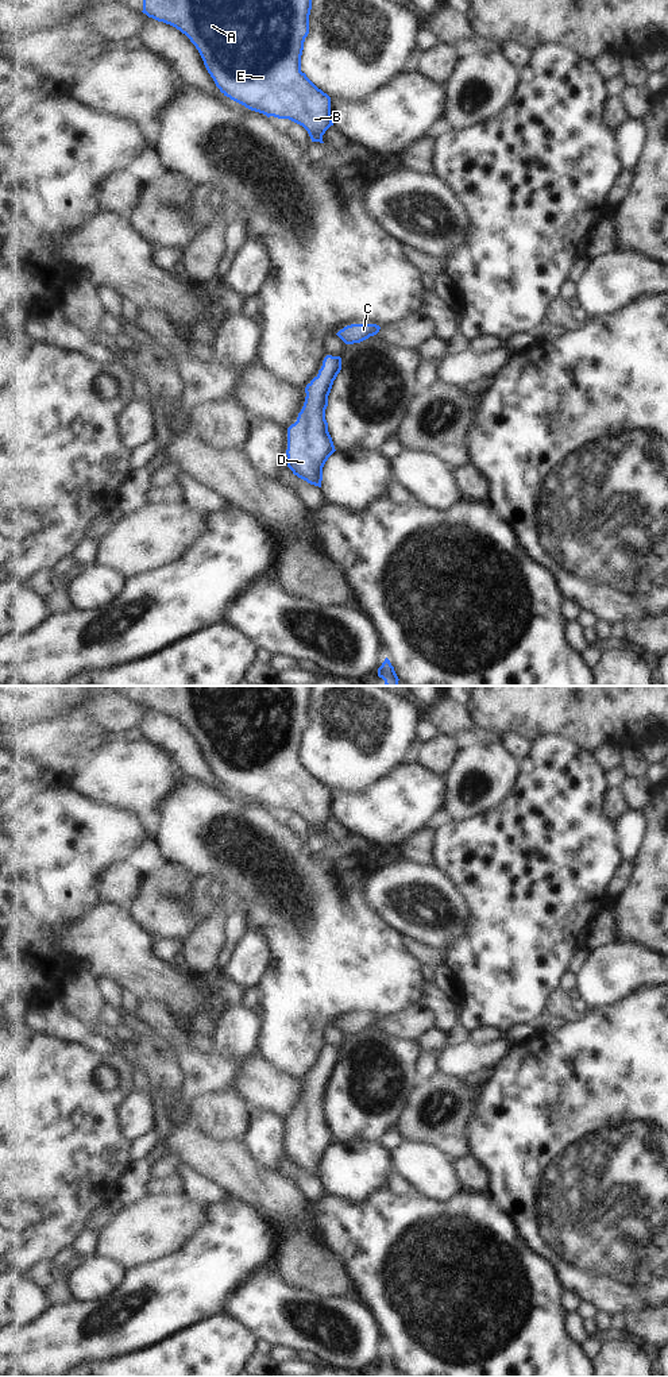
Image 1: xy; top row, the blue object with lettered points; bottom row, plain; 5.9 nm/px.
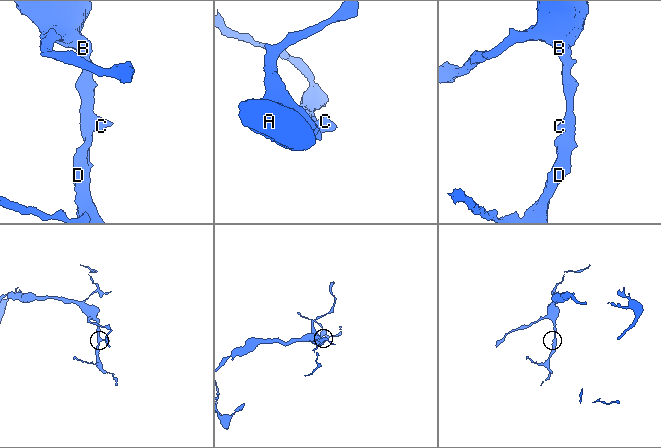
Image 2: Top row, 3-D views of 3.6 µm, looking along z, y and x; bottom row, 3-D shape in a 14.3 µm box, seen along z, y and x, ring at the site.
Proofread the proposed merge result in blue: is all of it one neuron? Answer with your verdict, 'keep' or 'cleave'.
keep

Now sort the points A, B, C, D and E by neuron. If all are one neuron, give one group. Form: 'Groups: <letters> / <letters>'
Groups: A B C D E.

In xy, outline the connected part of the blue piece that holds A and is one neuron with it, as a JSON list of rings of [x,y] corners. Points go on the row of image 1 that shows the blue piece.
[[[143,0],[143,14],[158,22],[163,22],[179,30],[185,34],[190,42],[198,50],[204,65],[213,78],[216,86],[220,92],[229,97],[231,100],[244,105],[246,108],[263,113],[267,117],[274,116],[278,119],[289,119],[300,126],[302,126],[312,142],[323,142],[323,135],[325,131],[333,126],[331,116],[331,97],[318,89],[305,73],[301,72],[301,55],[304,50],[305,38],[309,34],[309,15],[312,9],[312,0]]]

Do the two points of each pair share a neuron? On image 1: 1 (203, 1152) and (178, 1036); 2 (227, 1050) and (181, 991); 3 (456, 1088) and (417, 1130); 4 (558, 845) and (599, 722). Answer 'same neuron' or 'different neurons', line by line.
1: different neurons
2: different neurons
3: same neuron
4: different neurons

